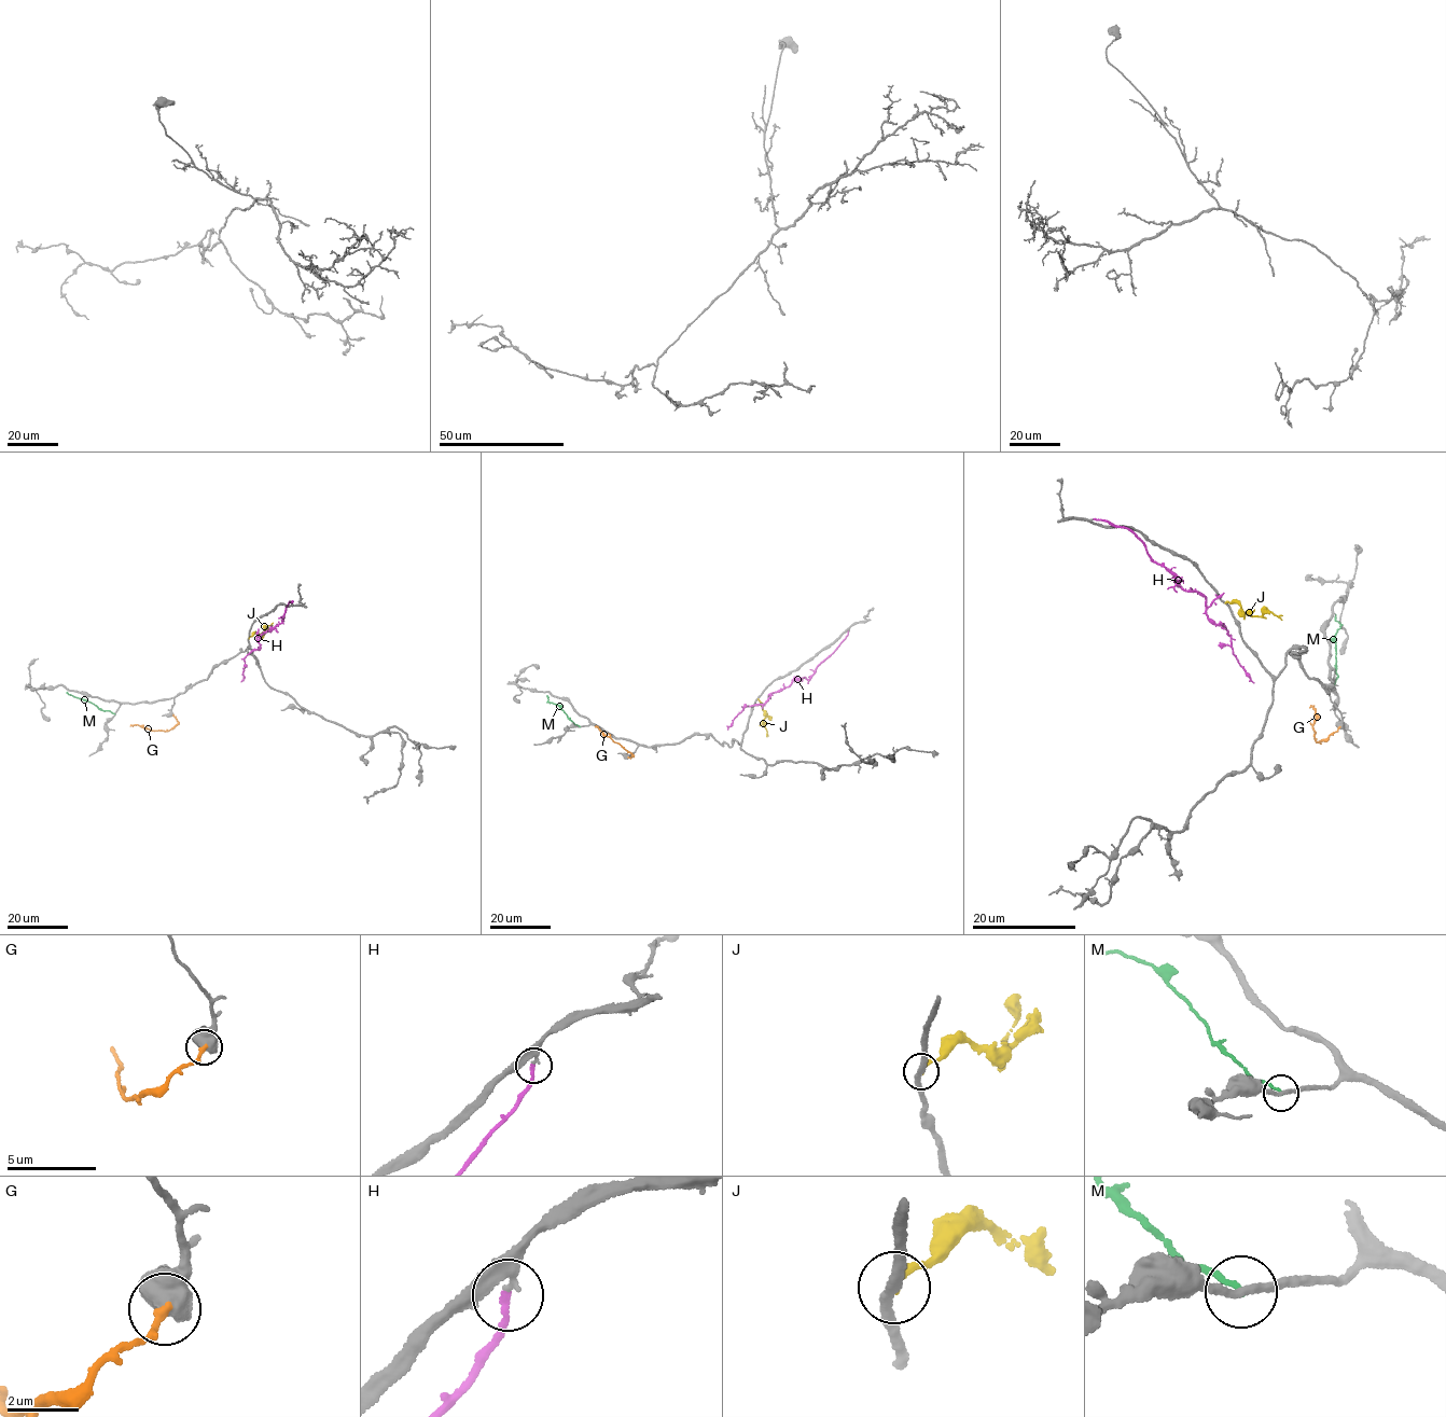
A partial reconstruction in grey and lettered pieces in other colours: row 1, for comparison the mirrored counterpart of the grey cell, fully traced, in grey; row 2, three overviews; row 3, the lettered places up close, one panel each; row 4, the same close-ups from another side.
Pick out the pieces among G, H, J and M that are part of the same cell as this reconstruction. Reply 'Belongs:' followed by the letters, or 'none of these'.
Belongs: H

